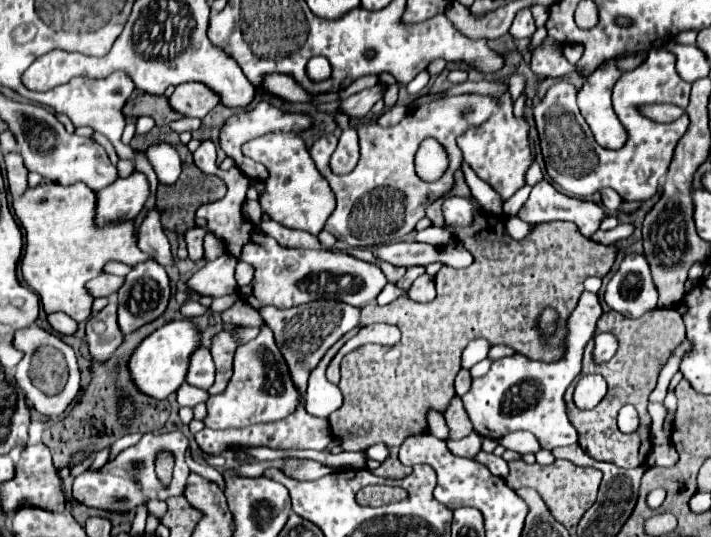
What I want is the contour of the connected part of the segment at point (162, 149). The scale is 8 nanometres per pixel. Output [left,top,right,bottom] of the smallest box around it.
[142,143,181,184]

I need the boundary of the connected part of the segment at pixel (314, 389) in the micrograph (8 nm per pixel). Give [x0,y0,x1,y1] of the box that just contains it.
[305,362,341,418]

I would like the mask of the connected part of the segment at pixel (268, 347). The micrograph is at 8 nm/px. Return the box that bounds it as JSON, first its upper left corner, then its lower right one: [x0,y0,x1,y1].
[205,324,301,430]

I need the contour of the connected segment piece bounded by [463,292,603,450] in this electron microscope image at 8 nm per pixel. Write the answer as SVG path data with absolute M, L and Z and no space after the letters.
M583 292L579 298L577 308L569 316L569 346L565 356L559 362L545 364L533 362L521 354L513 354L501 360L495 360L491 370L475 378L471 390L463 396L463 406L475 426L475 432L483 438L499 440L509 432L527 430L535 434L543 450L553 450L557 446L571 446L577 444L577 430L571 426L565 414L565 400L563 394L569 384L581 372L583 350L591 338L595 338L595 324L603 314L597 294Z

